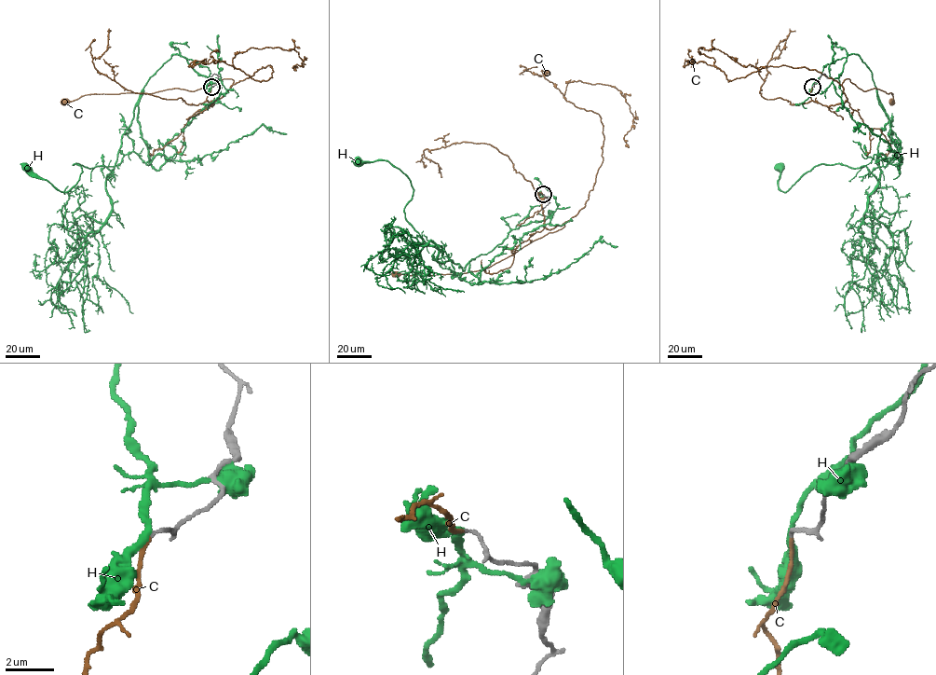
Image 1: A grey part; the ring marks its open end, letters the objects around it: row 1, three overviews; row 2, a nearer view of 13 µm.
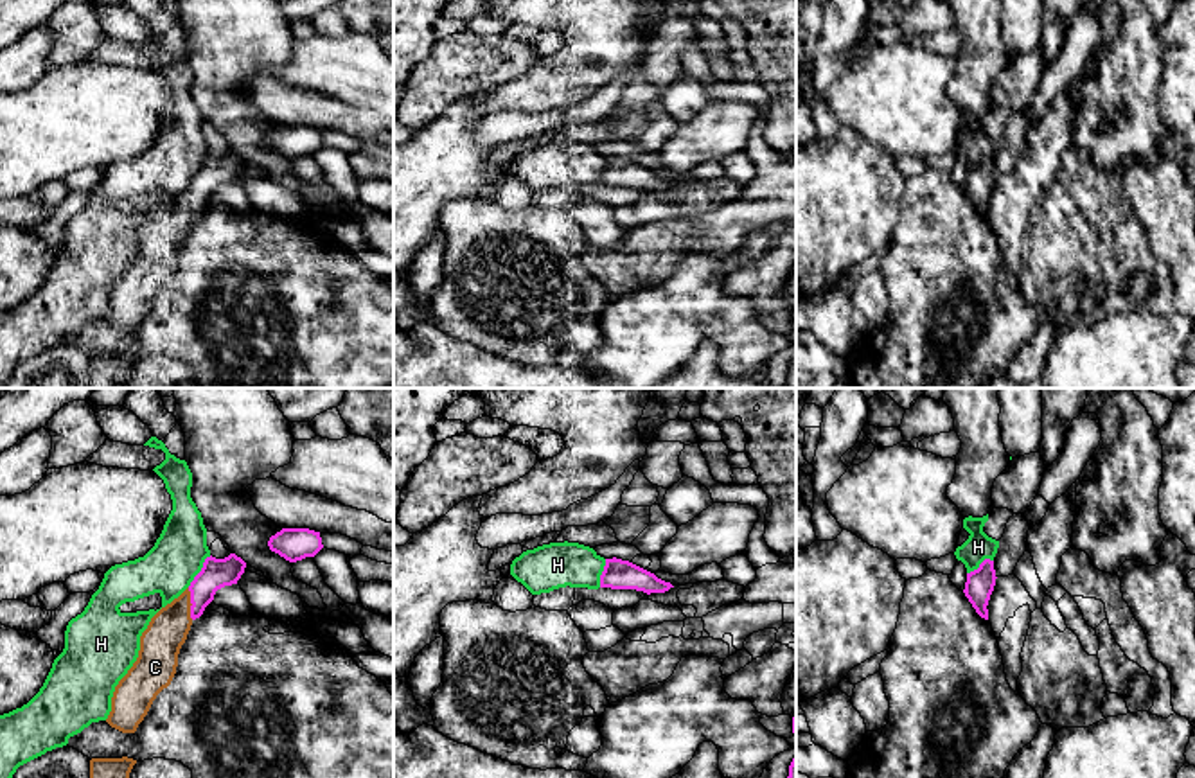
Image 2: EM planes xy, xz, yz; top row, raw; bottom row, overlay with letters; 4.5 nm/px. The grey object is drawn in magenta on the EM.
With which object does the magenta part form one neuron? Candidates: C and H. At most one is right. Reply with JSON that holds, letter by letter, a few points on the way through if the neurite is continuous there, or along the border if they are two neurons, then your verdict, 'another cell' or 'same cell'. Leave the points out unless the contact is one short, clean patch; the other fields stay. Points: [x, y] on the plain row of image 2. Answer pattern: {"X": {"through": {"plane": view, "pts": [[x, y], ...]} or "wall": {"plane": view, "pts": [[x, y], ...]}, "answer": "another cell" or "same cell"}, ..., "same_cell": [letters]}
{"C": {"answer": "same cell"}, "H": {"wall": {"plane": "xy", "pts": [[211, 153], [187, 184]]}, "answer": "another cell"}, "same_cell": ["C"]}

